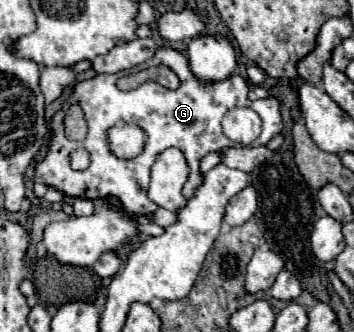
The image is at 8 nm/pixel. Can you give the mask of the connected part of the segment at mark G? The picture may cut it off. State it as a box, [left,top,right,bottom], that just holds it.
[33,45,283,217]

